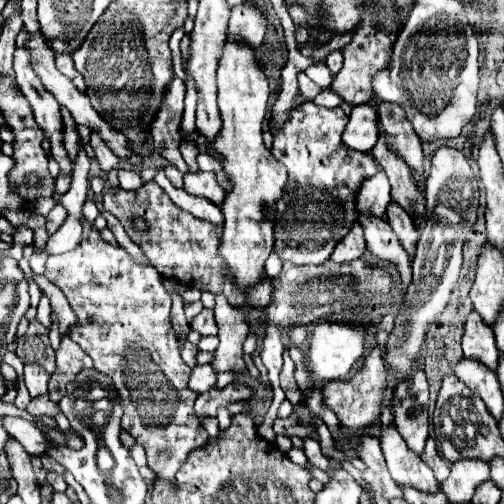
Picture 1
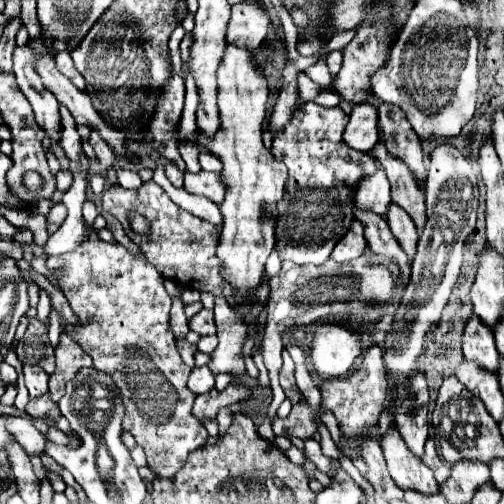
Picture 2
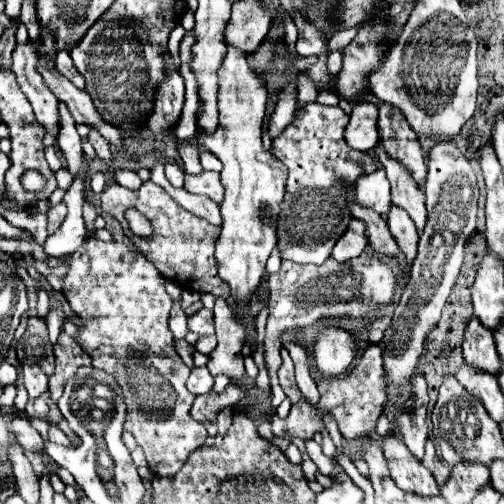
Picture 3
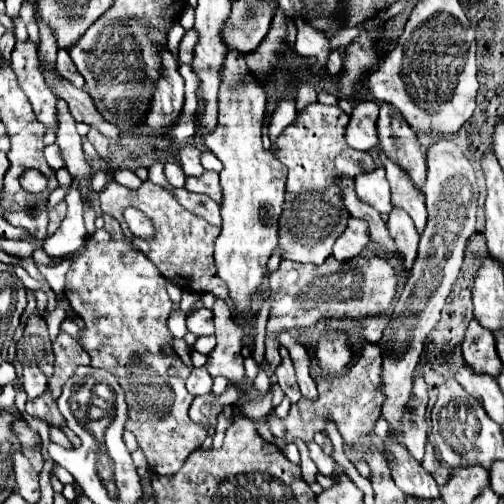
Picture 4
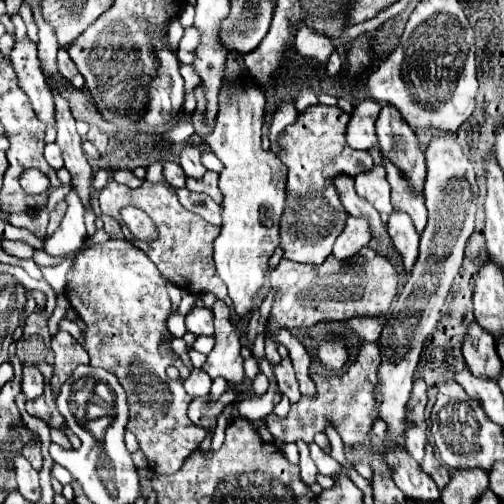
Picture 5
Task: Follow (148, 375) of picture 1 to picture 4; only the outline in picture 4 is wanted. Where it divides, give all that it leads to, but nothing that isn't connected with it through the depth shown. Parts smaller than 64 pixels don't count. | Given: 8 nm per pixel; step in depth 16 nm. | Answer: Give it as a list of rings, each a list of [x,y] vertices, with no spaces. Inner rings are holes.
[[[88,238],[82,248],[78,248],[72,256],[68,256],[68,260],[70,270],[66,274],[64,296],[70,302],[74,314],[84,322],[78,342],[92,358],[92,366],[114,374],[118,384],[124,388],[126,400],[136,402],[128,404],[128,420],[124,428],[136,436],[136,442],[146,454],[150,470],[160,476],[172,476],[184,464],[188,454],[202,446],[208,432],[202,424],[196,424],[188,416],[188,408],[194,396],[184,388],[184,382],[190,376],[190,368],[172,350],[172,332],[168,330],[166,324],[172,310],[172,300],[166,292],[166,278],[140,250],[134,250],[120,240],[94,242],[92,238]],[[170,368],[176,370],[176,376],[168,374]],[[150,400],[158,404],[140,404]]]

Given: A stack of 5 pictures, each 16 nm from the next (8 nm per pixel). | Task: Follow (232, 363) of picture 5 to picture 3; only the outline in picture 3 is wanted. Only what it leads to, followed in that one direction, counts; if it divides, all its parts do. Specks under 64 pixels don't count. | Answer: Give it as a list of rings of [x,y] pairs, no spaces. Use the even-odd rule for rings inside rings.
[[[216,298],[214,324],[218,346],[210,354],[210,362],[206,366],[214,376],[226,374],[234,382],[238,382],[244,376],[242,346],[246,340],[246,326],[240,322],[240,314],[234,312],[224,298]]]

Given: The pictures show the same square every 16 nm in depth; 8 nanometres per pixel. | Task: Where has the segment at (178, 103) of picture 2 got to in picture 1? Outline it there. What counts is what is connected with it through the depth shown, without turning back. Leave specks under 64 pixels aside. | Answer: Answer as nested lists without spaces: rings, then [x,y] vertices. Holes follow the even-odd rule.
[[[174,76],[168,96],[164,96],[164,104],[160,106],[160,116],[156,116],[156,124],[152,124],[152,144],[156,152],[160,152],[170,164],[174,164],[182,174],[188,174],[190,168],[186,166],[178,146],[180,146],[180,124],[184,114],[184,82]]]

